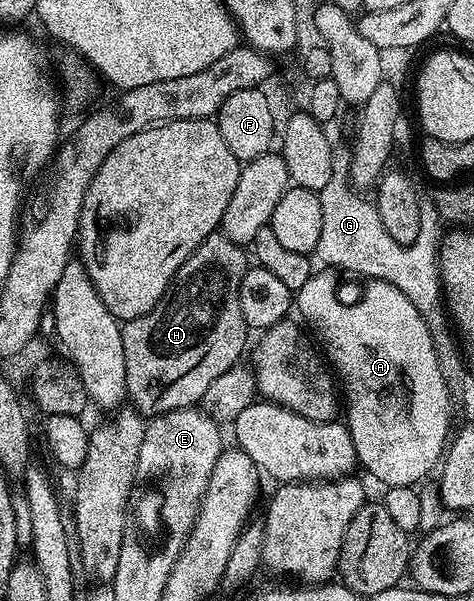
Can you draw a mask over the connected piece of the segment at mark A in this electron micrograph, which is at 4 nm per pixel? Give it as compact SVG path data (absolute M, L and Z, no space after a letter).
M371 279L365 282L362 298L358 303L345 306L334 295L330 295L326 301L326 309L330 313L308 314L305 324L310 324L318 332L323 345L321 348L324 353L326 348L325 356L344 390L344 424L352 435L358 465L365 472L382 480L385 486L417 486L425 482L425 477L433 469L435 472L439 468L452 433L452 393L442 378L424 313L392 283Z

